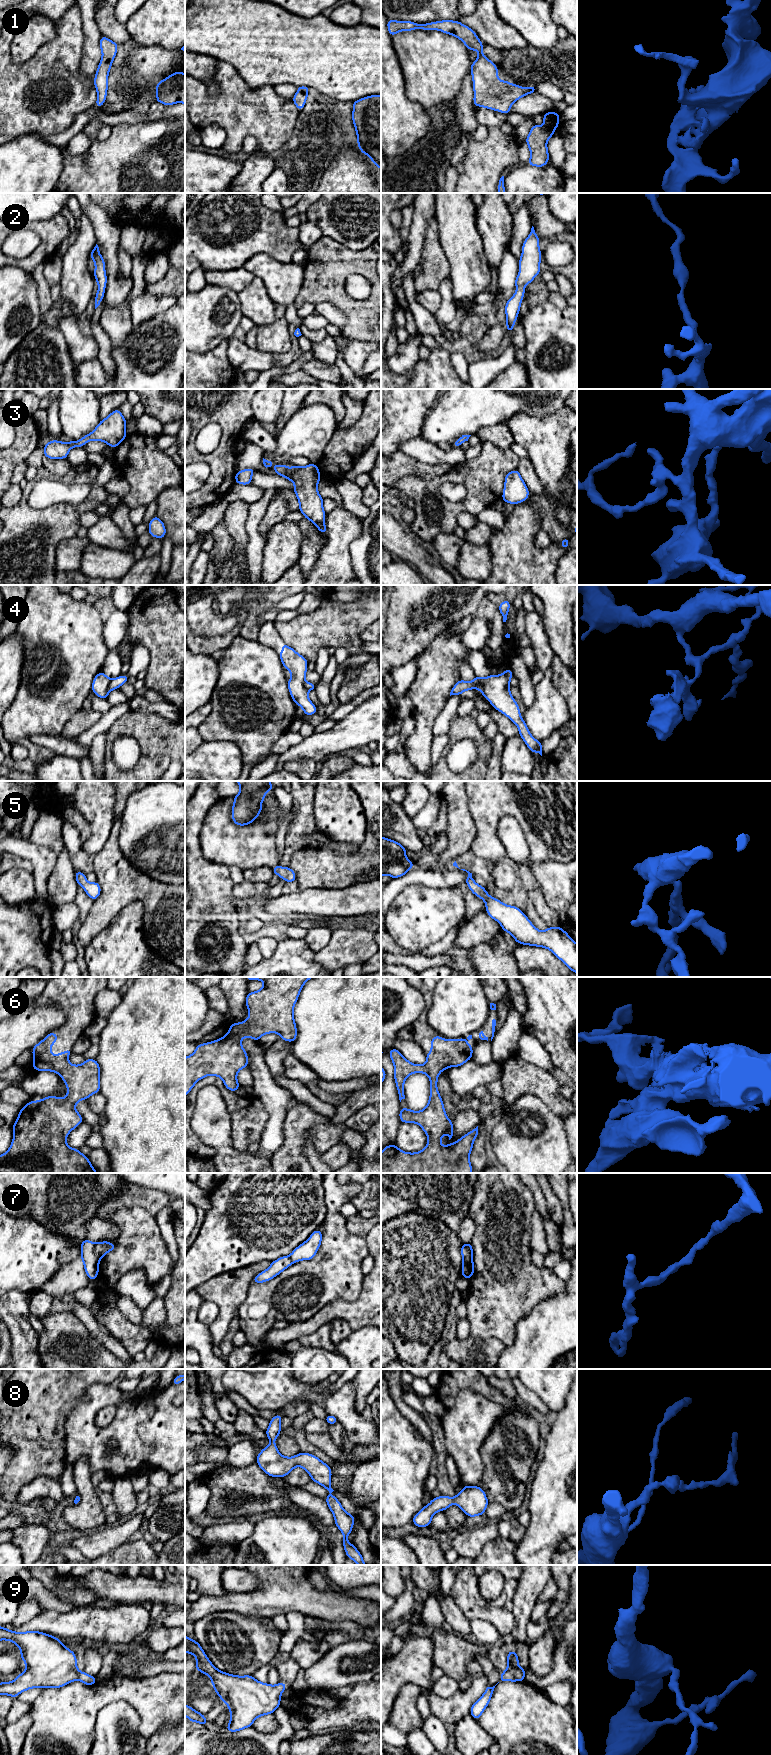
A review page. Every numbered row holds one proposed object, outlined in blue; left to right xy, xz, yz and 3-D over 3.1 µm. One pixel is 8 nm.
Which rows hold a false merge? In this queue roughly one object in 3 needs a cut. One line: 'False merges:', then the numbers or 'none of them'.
False merges: 4, 7

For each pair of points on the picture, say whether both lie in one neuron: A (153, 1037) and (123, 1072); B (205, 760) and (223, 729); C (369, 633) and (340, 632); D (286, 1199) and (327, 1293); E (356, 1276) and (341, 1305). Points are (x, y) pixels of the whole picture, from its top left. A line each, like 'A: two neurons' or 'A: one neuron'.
A: one neuron
B: two neurons
C: two neurons
D: two neurons
E: two neurons

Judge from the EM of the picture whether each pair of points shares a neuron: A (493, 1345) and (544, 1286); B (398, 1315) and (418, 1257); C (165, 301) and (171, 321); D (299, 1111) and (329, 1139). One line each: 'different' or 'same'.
A: different
B: same
C: different
D: different

